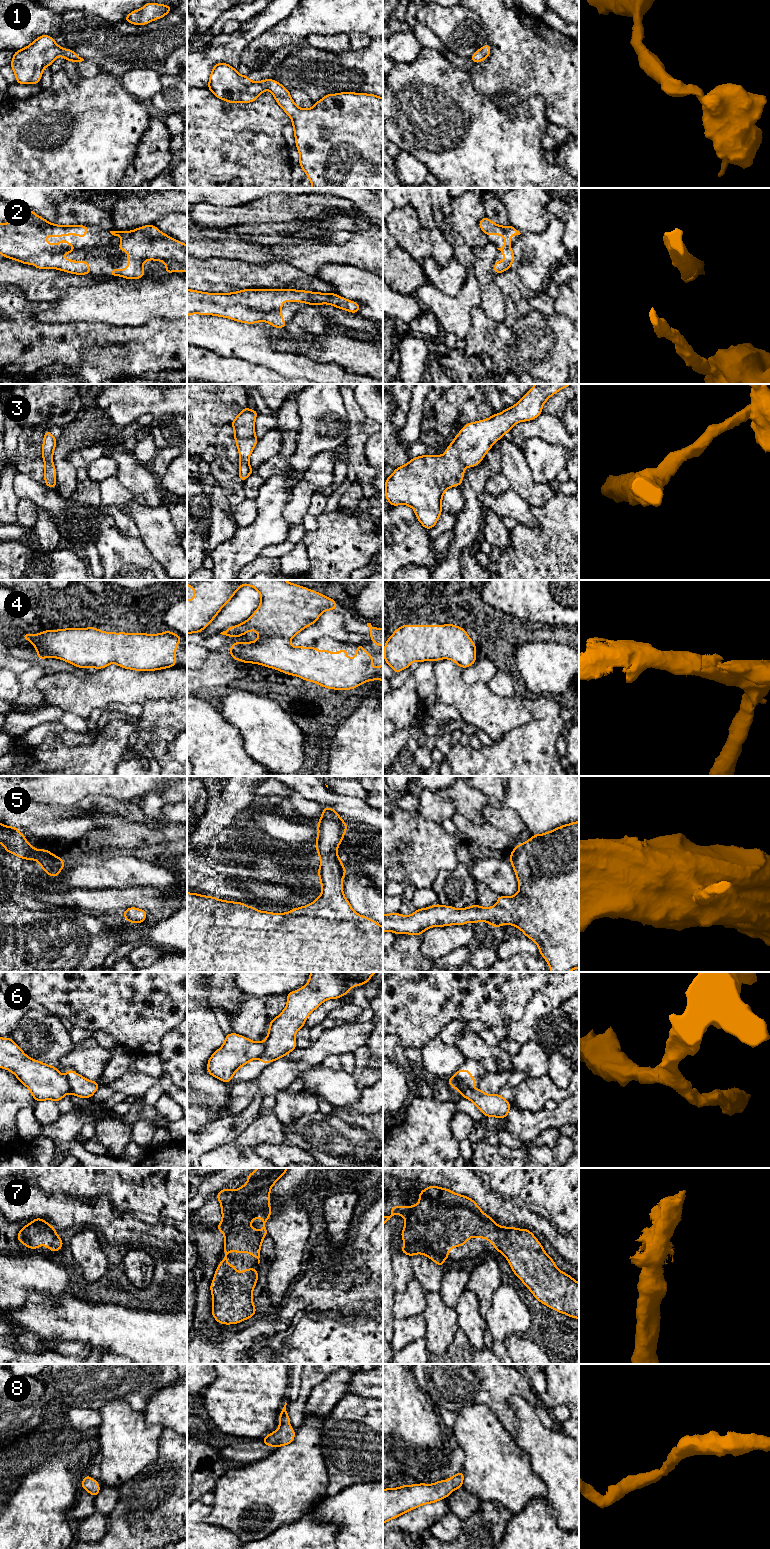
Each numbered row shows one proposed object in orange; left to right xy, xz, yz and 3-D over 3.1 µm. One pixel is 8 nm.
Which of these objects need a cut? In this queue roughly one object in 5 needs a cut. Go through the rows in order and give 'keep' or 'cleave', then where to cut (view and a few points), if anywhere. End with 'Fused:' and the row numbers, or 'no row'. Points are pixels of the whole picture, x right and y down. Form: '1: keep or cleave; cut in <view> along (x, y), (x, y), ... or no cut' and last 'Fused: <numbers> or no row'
1: keep; no cut
2: keep; no cut
3: keep; no cut
4: keep; no cut
5: keep; no cut
6: cleave; cut in xy along (65, 1076), (70, 1092)
7: keep; no cut
8: keep; no cut
Fused: 6

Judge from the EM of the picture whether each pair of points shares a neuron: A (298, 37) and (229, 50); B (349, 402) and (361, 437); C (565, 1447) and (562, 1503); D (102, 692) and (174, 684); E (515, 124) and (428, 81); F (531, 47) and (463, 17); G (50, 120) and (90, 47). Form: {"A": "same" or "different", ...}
{"A": "different", "B": "same", "C": "same", "D": "same", "E": "same", "F": "different", "G": "different"}

